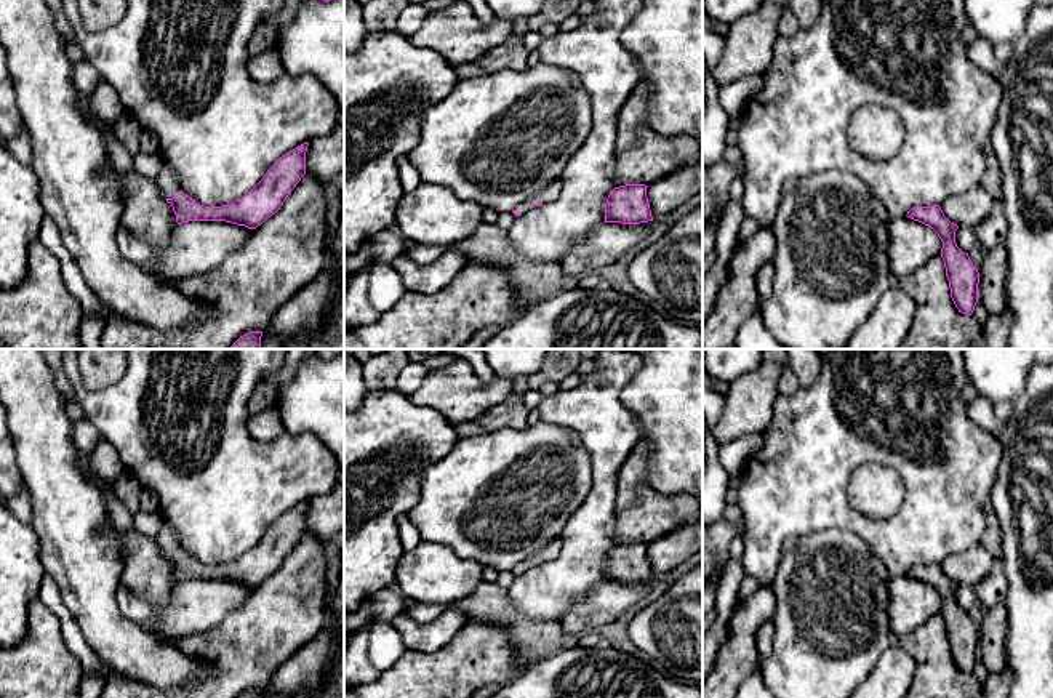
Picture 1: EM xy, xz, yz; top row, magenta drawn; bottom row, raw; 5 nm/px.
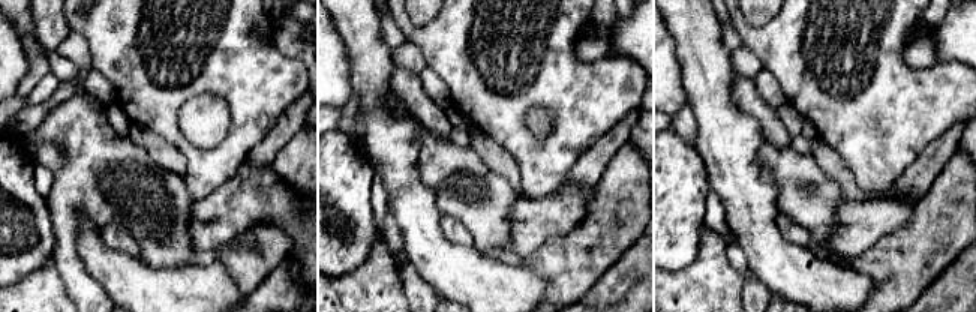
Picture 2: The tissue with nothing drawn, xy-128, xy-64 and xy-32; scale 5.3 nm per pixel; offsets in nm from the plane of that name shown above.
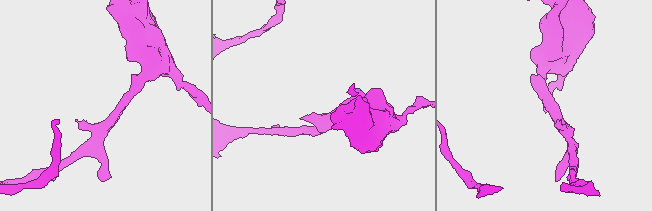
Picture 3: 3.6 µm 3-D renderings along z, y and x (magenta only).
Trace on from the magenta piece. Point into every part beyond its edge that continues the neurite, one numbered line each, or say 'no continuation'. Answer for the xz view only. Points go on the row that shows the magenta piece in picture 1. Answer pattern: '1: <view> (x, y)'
1: xz (549, 192)

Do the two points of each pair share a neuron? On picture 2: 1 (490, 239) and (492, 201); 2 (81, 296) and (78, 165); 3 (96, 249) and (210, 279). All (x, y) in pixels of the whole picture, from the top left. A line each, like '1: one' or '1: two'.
1: one
2: one
3: one

